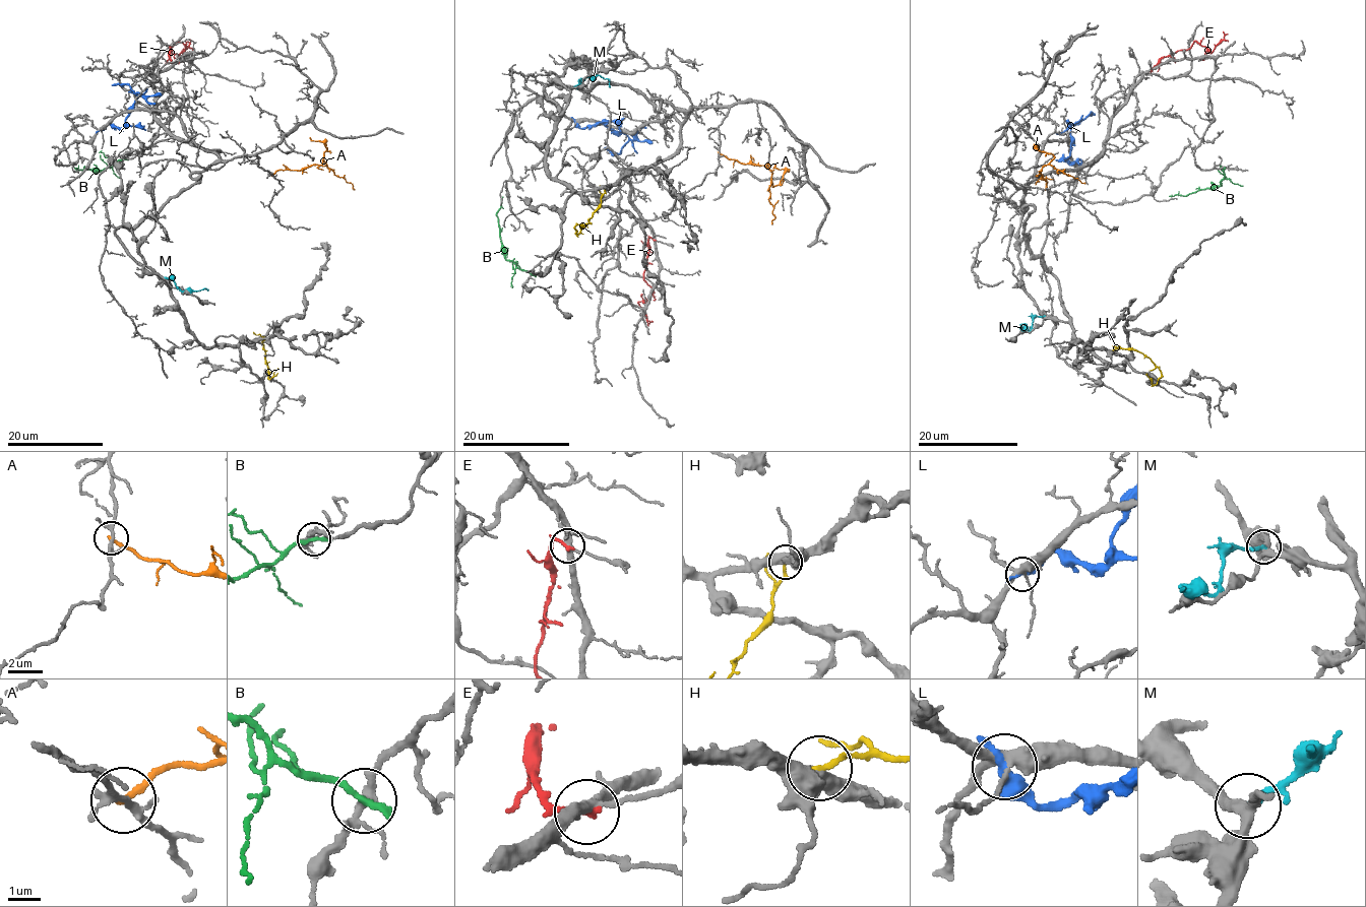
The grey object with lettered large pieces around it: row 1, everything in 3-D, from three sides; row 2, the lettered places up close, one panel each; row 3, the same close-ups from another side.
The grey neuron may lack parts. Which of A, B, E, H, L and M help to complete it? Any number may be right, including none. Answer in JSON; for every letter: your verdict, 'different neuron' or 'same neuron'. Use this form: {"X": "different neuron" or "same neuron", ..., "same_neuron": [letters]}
{"A": "different neuron", "B": "different neuron", "E": "different neuron", "H": "different neuron", "L": "different neuron", "M": "different neuron", "same_neuron": []}

